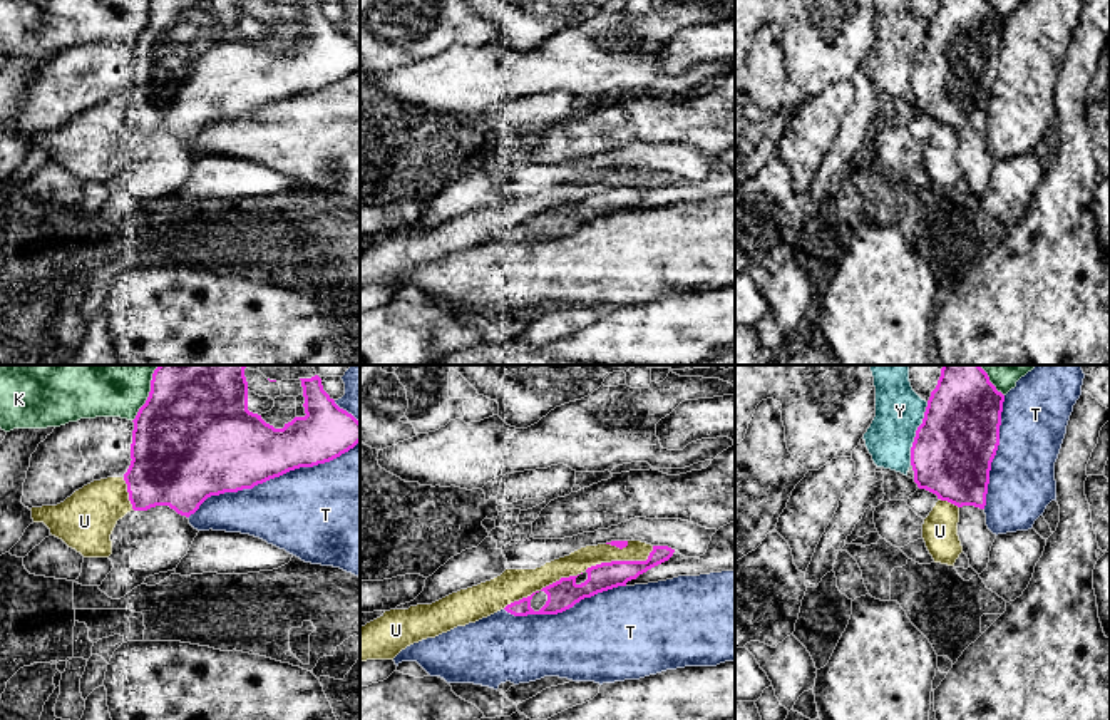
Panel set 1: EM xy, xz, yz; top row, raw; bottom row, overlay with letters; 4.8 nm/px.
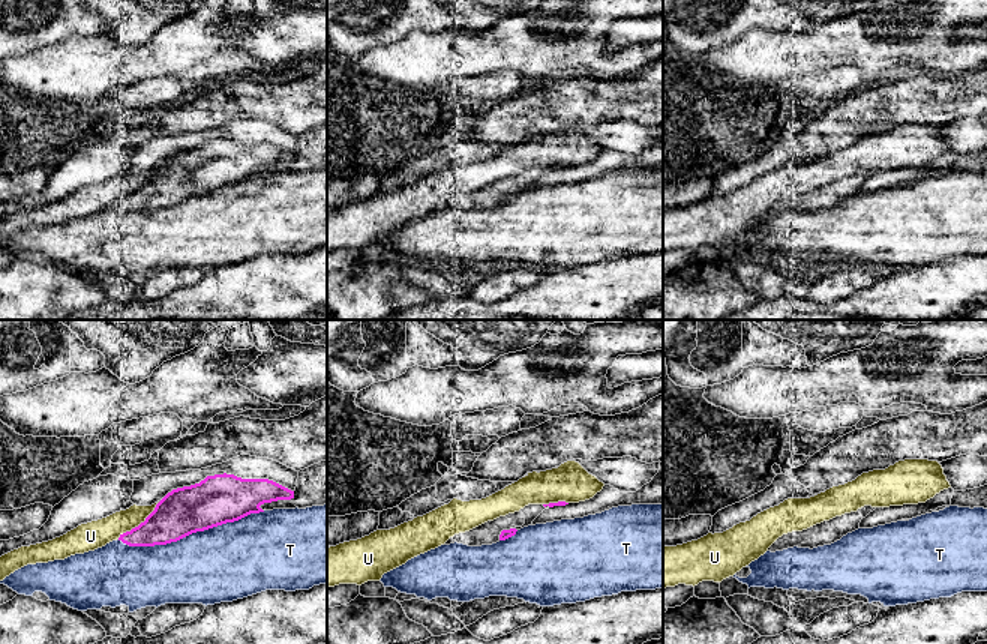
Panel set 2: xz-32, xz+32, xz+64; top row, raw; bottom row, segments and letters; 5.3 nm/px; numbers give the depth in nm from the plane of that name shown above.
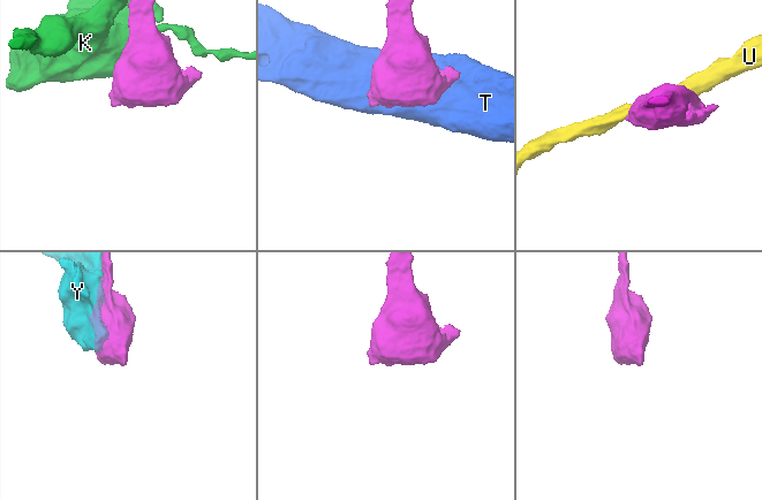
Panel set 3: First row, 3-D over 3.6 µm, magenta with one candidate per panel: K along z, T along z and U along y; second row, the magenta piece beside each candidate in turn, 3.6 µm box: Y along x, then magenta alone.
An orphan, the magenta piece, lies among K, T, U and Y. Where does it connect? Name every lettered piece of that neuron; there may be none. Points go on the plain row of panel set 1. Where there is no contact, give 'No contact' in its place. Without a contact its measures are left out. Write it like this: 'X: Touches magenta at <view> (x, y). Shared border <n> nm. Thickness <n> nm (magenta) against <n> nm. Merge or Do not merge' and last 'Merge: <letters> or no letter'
K: Touches magenta at xy (148, 24). Shared border 240 nm. Thickness 500 nm (magenta) against 200 nm. Do not merge
T: Touches magenta at xy (273, 102). Shared border 900 nm. Thickness 400 nm (magenta) against 440 nm. Do not merge
U: Touches magenta at xz (543, 213). Shared border 420 nm. Thickness 140 nm (magenta) against 160 nm. Do not merge
Y: Touches magenta at yz (916, 59). Shared border 320 nm. Thickness 380 nm (magenta) against 240 nm. Do not merge
Merge: no letter

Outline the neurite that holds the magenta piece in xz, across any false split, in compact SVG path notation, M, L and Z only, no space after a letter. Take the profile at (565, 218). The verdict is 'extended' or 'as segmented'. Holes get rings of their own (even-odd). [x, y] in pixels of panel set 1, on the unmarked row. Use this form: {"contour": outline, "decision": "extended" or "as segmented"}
{"contour": "M653 171L646 186L611 186L591 191L586 194L588 204L584 208L578 209L578 201L561 203L539 218L507 229L504 234L514 241L563 238L584 223L626 211L628 206L668 186L673 177L675 174L668 171Z", "decision": "extended"}

